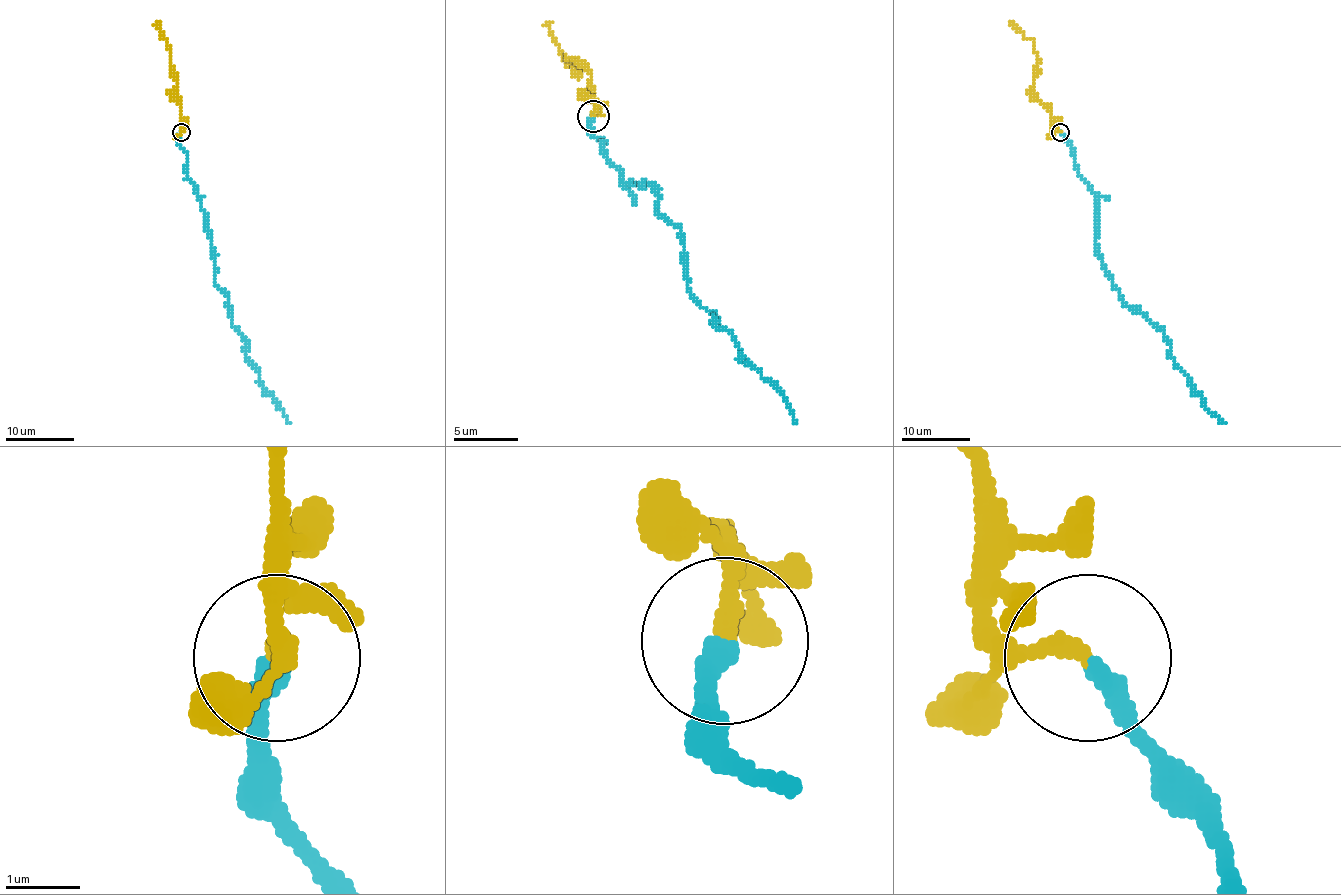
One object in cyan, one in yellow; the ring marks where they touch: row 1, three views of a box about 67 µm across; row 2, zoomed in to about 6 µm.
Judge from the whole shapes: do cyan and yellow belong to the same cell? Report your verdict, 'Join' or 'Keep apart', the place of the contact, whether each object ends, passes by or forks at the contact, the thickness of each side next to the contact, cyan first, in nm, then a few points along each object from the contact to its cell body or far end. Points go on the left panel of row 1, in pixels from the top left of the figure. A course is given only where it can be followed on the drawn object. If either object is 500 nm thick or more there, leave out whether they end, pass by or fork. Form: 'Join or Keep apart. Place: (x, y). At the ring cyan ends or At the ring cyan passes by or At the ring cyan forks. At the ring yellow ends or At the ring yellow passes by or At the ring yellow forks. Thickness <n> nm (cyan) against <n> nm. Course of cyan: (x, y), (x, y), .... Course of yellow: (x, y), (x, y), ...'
Join. Place: (181, 132). At the ring cyan ends. At the ring yellow ends. Thickness 280 nm (cyan) against 240 nm. Course of cyan: (181, 132), (186, 177), (198, 195), (215, 283), (226, 293), (231, 324), (246, 343), (250, 364), (289, 422). Course of yellow: (181, 132), (176, 77), (171, 65), (169, 44), (157, 26), (159, 22)

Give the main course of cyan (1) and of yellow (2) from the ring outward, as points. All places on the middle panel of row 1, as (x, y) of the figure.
1: (594, 115), (591, 131), (607, 141), (626, 182), (649, 182), (658, 211), (681, 231), (687, 292), (796, 423)
2: (594, 115), (591, 73), (584, 63), (575, 73), (549, 28), (552, 22)

